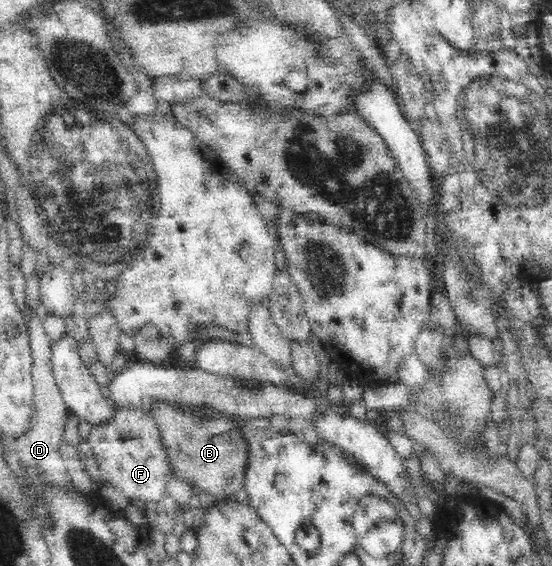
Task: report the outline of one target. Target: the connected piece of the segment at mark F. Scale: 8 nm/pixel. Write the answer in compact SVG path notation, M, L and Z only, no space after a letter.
M133 408L115 409L111 418L101 424L92 426L88 442L93 449L99 468L106 474L106 482L121 489L121 492L128 499L153 502L153 500L165 498L167 484L169 484L171 478L175 477L175 469L171 467L170 454L164 446L159 425L155 422L151 412Z

